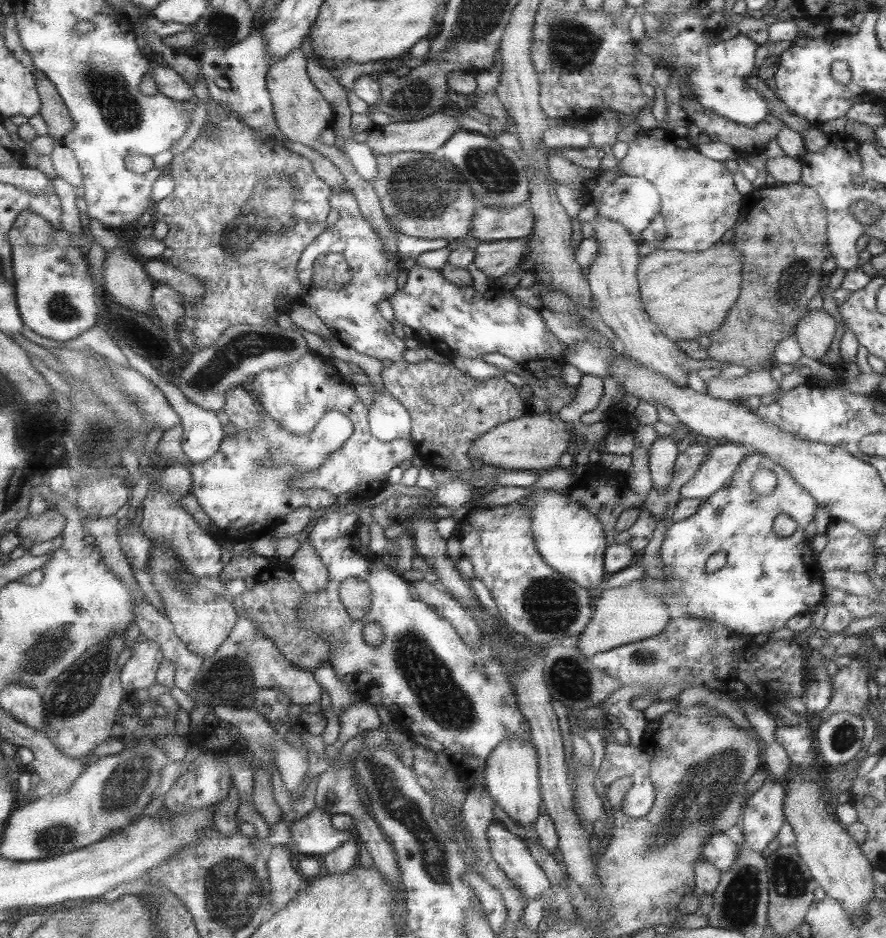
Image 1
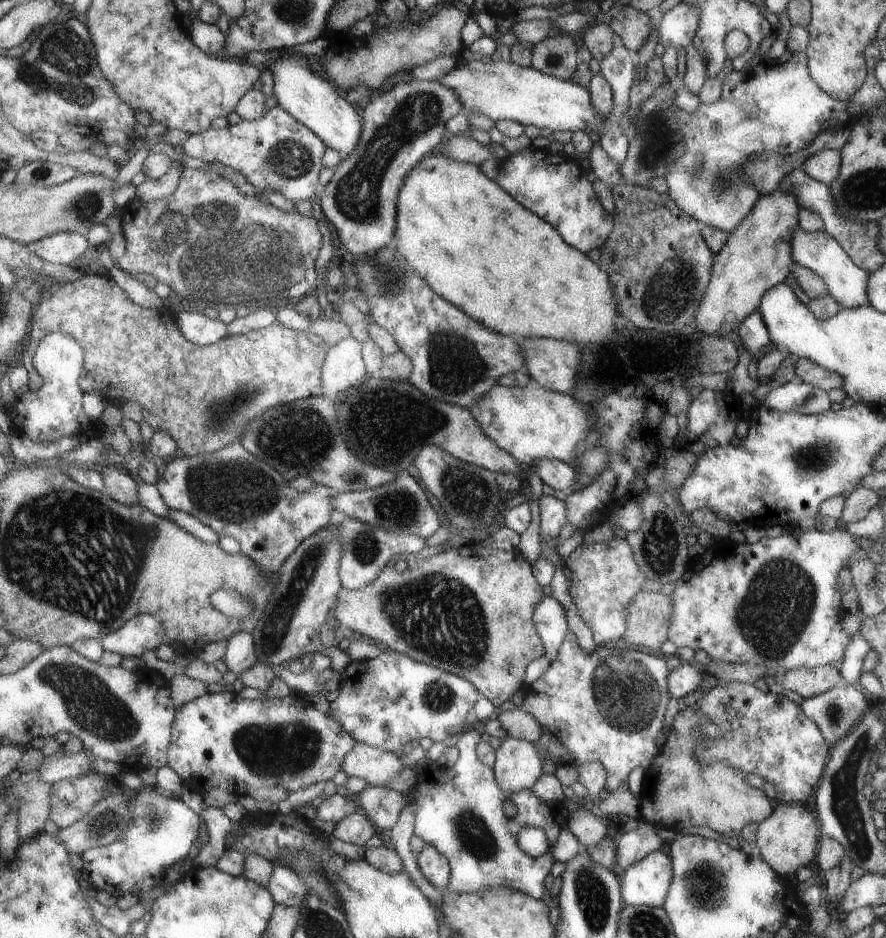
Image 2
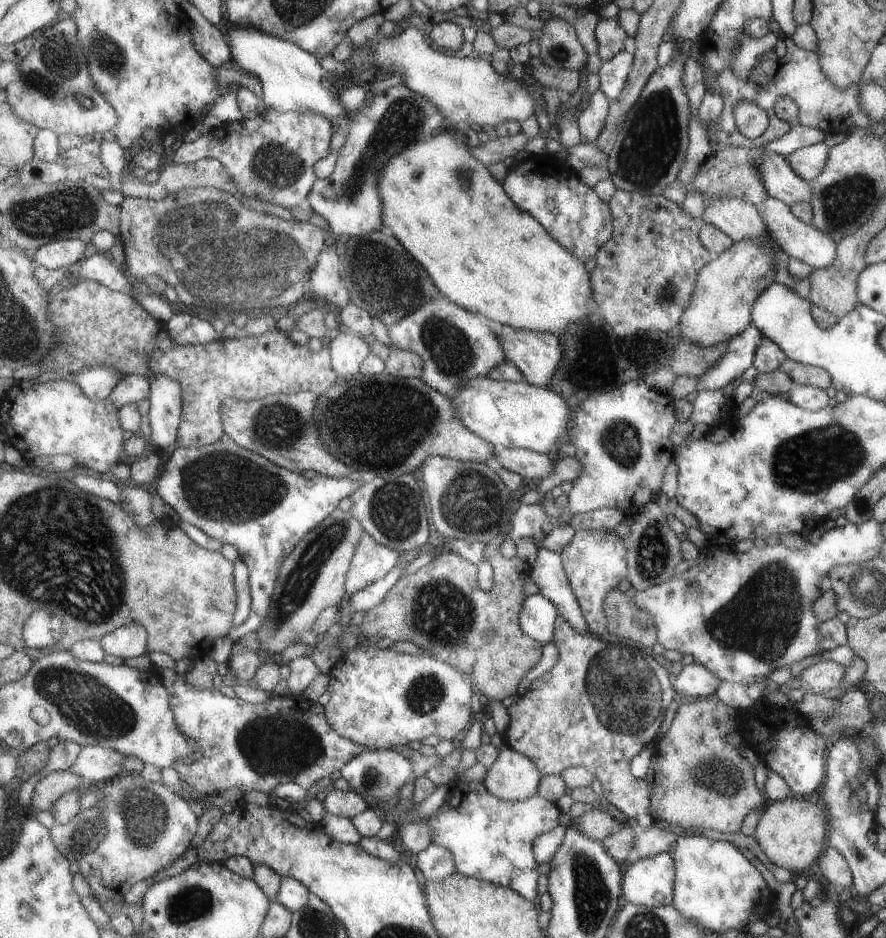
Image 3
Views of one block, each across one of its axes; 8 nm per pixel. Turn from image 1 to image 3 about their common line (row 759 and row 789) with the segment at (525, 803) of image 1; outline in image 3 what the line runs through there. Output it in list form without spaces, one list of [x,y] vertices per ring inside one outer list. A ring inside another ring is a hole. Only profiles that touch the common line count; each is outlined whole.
[[[505,744],[498,750],[493,764],[486,769],[482,784],[492,796],[505,801],[521,801],[536,794],[541,779],[537,766],[528,757],[522,756]]]

